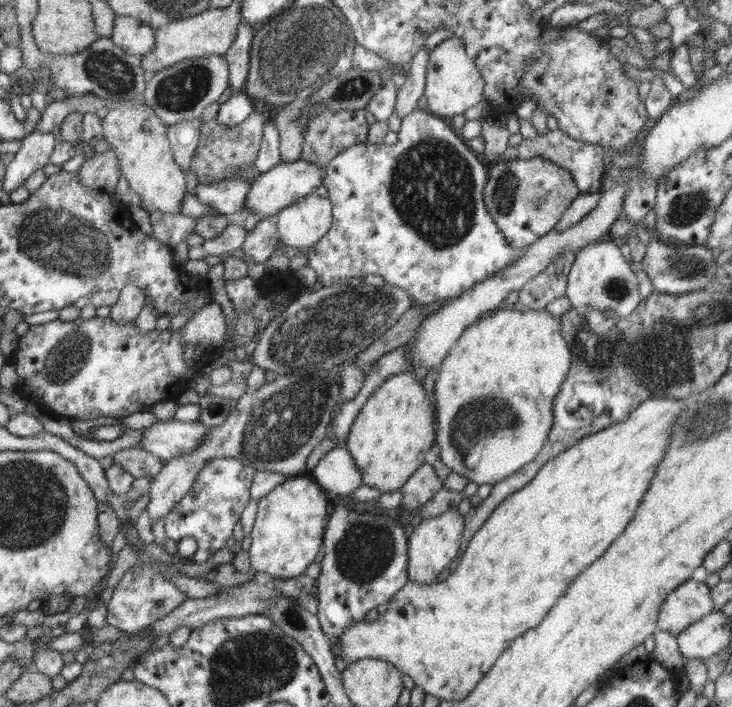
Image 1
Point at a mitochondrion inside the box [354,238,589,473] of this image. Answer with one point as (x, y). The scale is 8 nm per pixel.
(475, 421)

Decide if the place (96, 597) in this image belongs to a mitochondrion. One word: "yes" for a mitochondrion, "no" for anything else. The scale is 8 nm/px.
no

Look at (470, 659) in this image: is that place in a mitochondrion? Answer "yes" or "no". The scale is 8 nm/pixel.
yes

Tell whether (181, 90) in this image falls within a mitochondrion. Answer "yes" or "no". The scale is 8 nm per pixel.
yes

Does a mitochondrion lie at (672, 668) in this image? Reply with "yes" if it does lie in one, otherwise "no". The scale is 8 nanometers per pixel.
no

